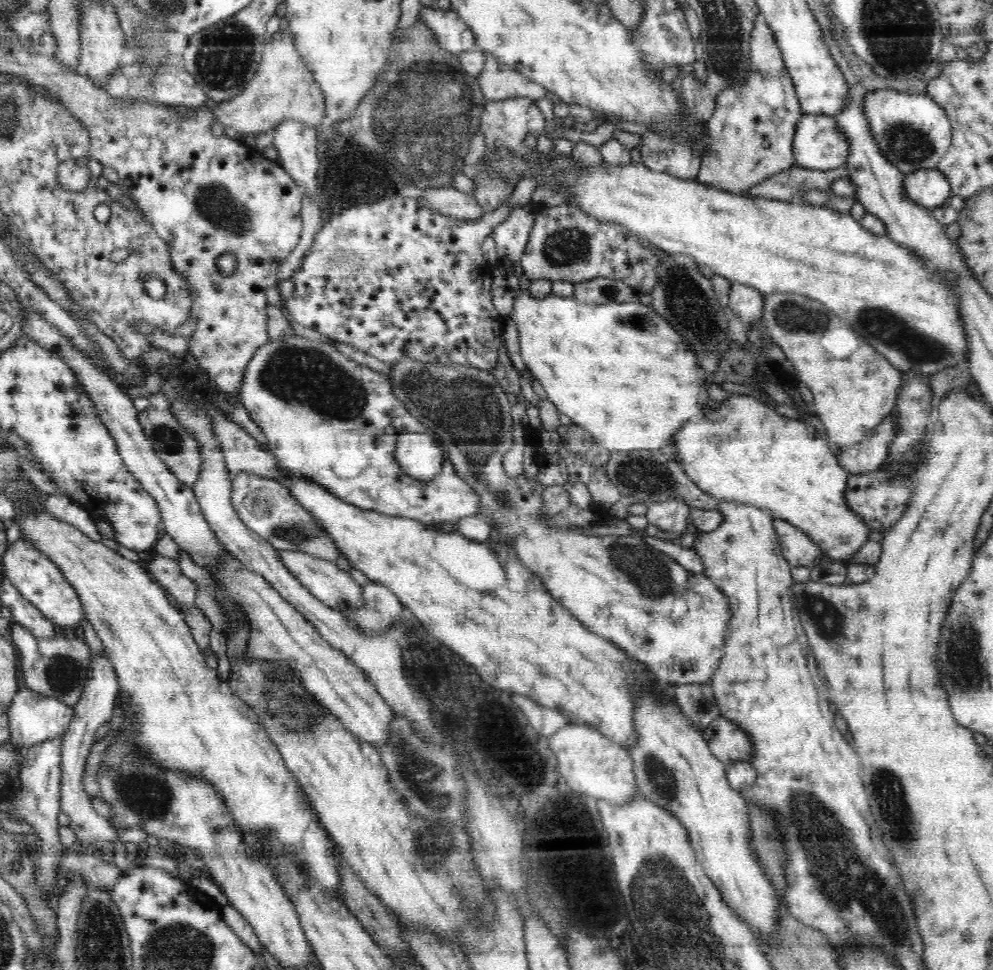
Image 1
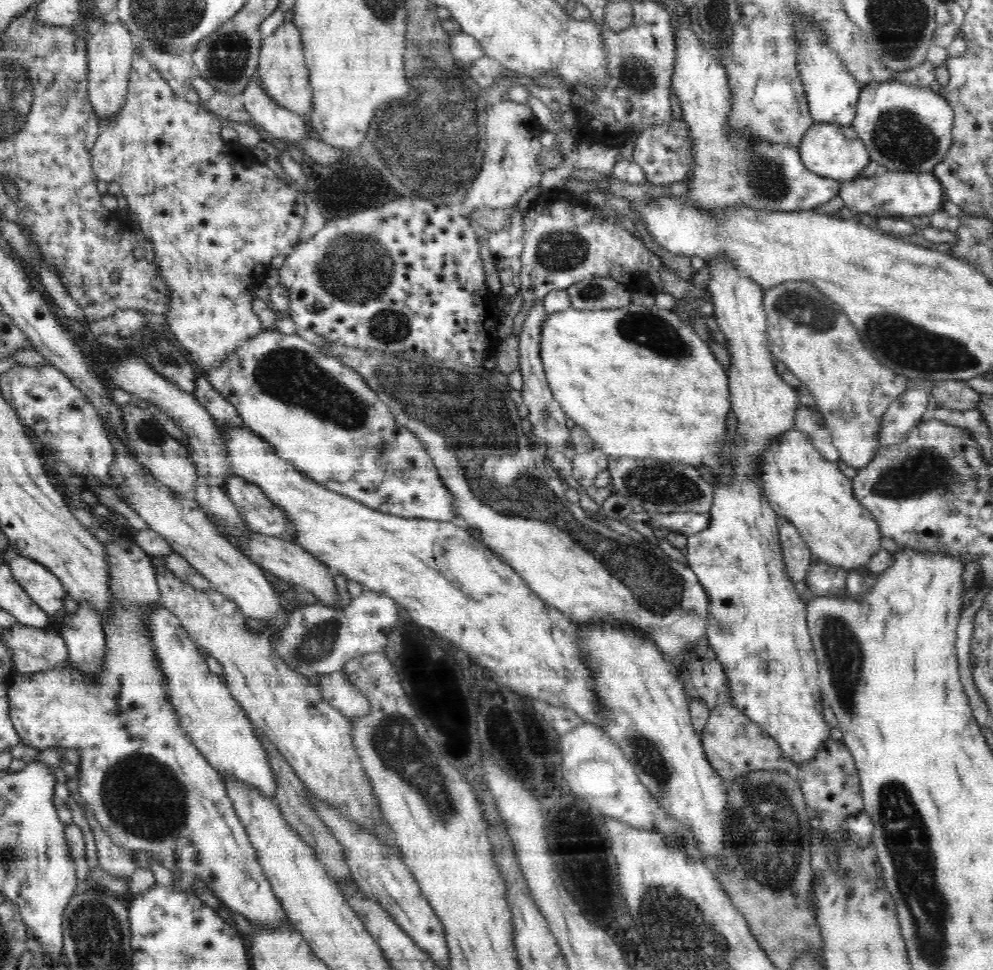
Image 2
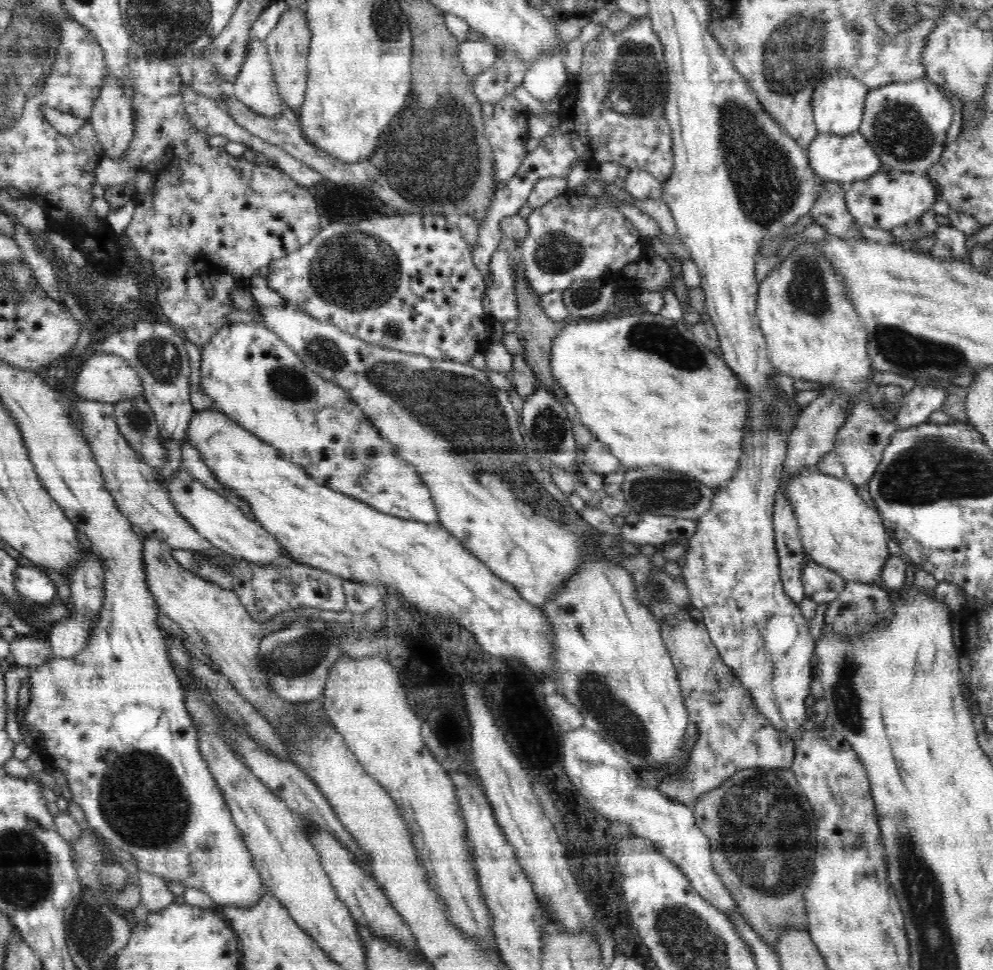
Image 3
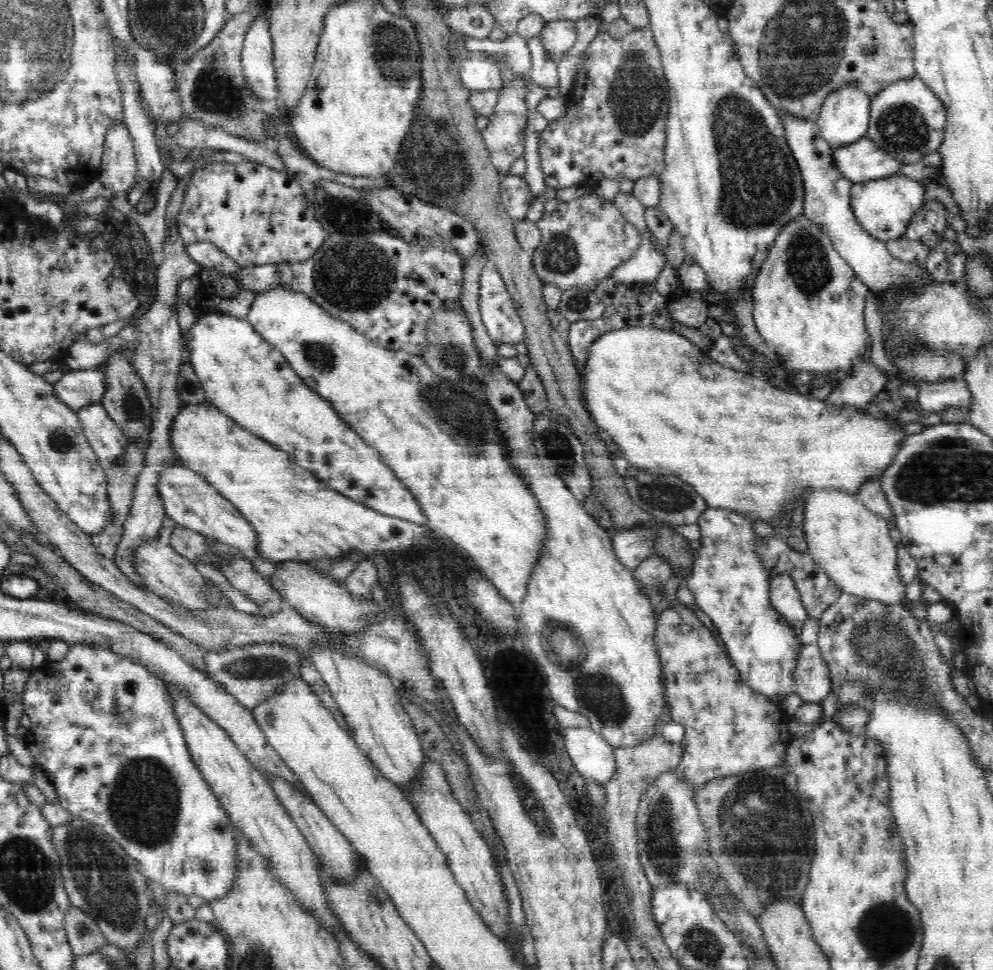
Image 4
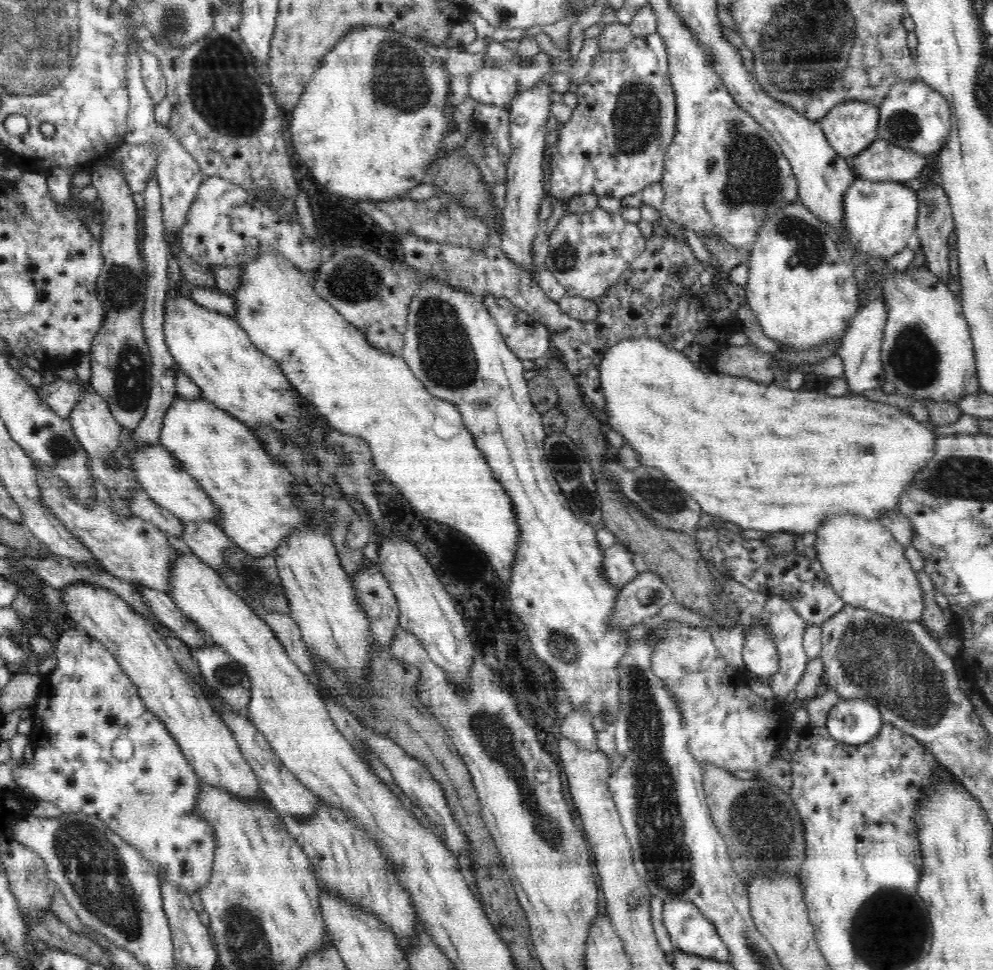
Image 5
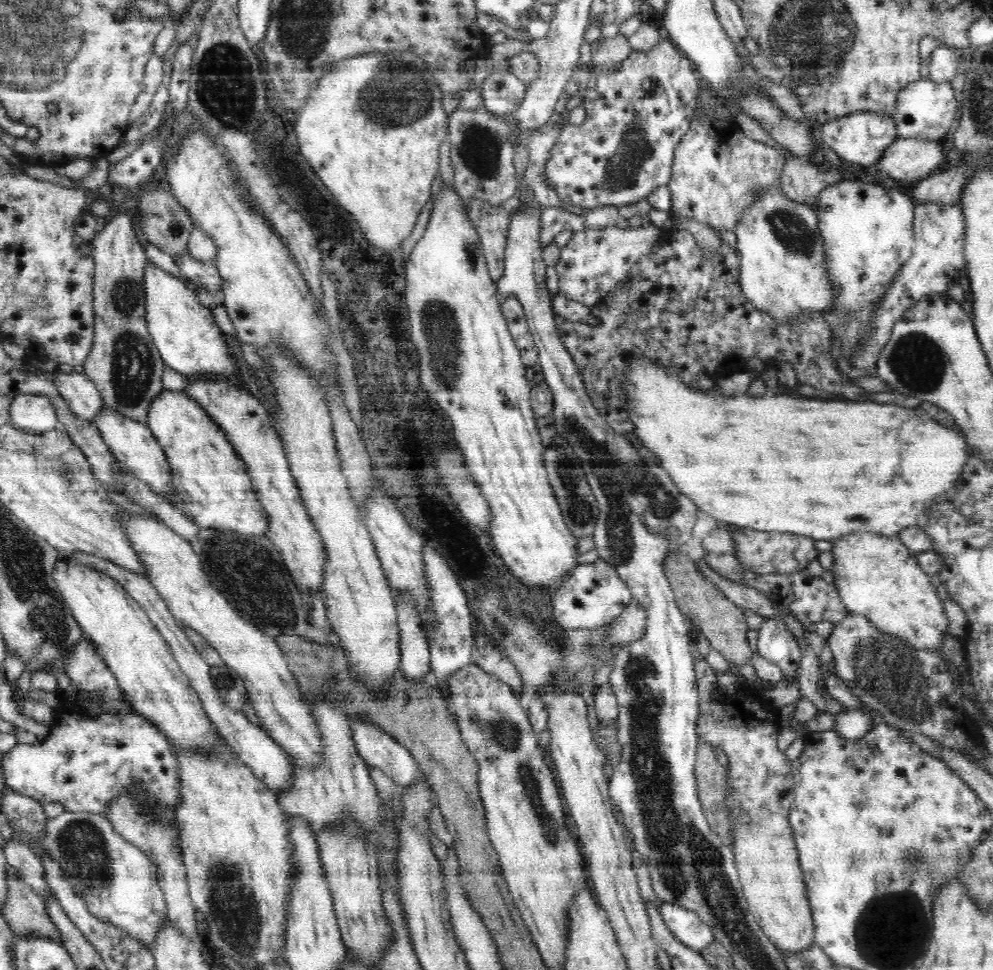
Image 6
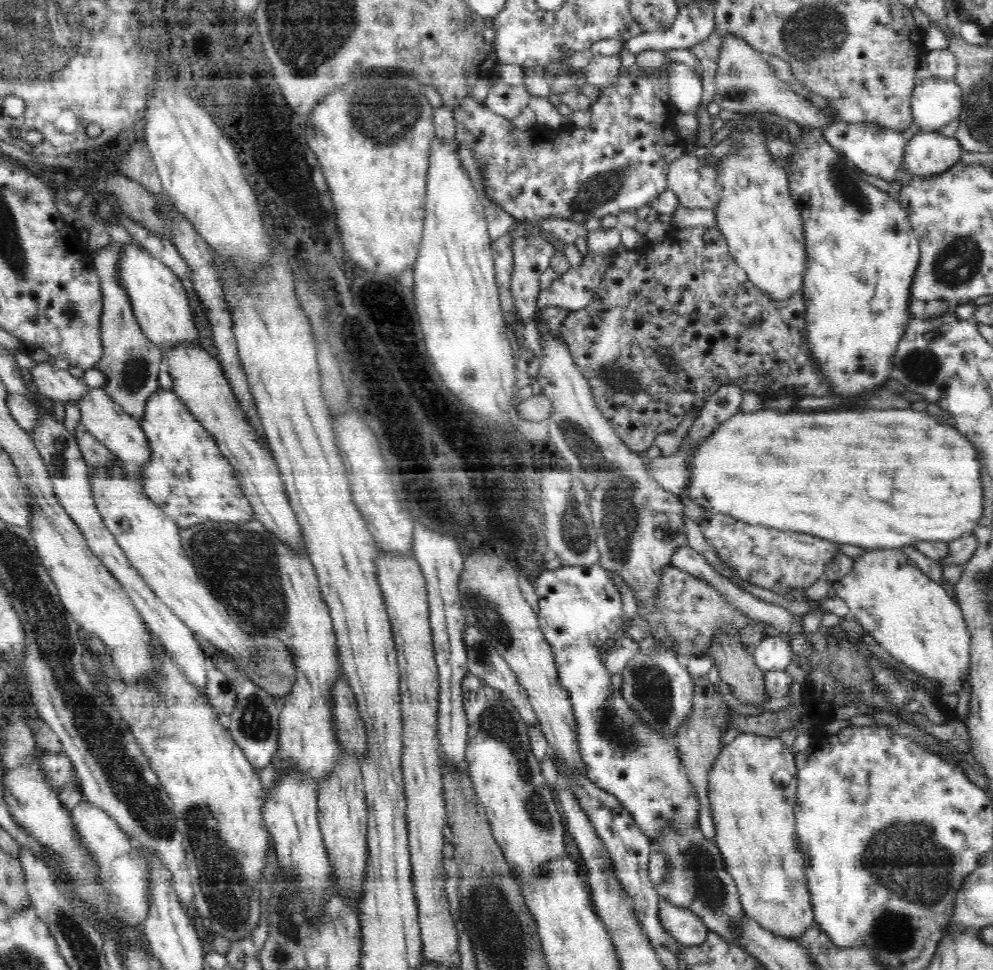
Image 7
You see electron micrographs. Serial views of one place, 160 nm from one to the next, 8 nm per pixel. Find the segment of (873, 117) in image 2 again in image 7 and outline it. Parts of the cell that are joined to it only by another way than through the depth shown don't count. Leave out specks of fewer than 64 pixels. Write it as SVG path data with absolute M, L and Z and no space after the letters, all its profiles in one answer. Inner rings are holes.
M925 79L914 87L910 108L913 123L920 131L937 132L959 118L963 108L963 92L955 79Z

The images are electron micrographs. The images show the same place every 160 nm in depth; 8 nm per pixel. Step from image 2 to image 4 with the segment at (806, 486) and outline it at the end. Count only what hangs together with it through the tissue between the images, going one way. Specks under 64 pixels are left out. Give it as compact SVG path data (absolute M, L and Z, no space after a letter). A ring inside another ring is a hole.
M816 490L804 504L802 522L807 552L842 592L880 603L907 605L897 565L897 544L886 519L868 510L856 495L842 490Z

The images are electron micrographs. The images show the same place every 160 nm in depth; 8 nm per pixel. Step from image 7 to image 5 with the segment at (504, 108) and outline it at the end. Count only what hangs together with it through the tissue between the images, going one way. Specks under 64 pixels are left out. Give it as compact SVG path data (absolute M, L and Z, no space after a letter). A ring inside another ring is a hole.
M481 66L469 76L469 96L484 104L506 107L518 90L516 72L503 72L500 68Z

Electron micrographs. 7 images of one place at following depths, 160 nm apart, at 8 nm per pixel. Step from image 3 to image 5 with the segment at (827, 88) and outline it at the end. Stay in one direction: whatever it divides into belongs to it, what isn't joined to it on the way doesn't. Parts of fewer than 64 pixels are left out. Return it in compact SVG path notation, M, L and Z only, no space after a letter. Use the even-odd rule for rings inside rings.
M860 101L840 103L819 121L826 140L838 155L853 157L878 136L879 107Z

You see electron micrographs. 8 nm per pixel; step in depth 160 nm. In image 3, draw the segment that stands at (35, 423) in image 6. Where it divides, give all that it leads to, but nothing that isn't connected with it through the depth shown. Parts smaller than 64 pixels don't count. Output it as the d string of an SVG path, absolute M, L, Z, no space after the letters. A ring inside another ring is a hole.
M96 353L82 365L75 380L75 392L84 400L116 403L144 397L142 379L126 359L112 353Z

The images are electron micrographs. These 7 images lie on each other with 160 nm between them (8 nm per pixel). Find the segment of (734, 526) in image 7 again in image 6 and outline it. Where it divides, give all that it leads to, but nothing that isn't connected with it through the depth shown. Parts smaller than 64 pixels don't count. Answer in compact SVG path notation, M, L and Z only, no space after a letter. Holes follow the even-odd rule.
M738 527L730 531L734 540L734 555L742 567L761 575L788 574L806 569L810 560L817 559L820 553L815 545L816 540L805 535L792 535L782 532L763 532Z

